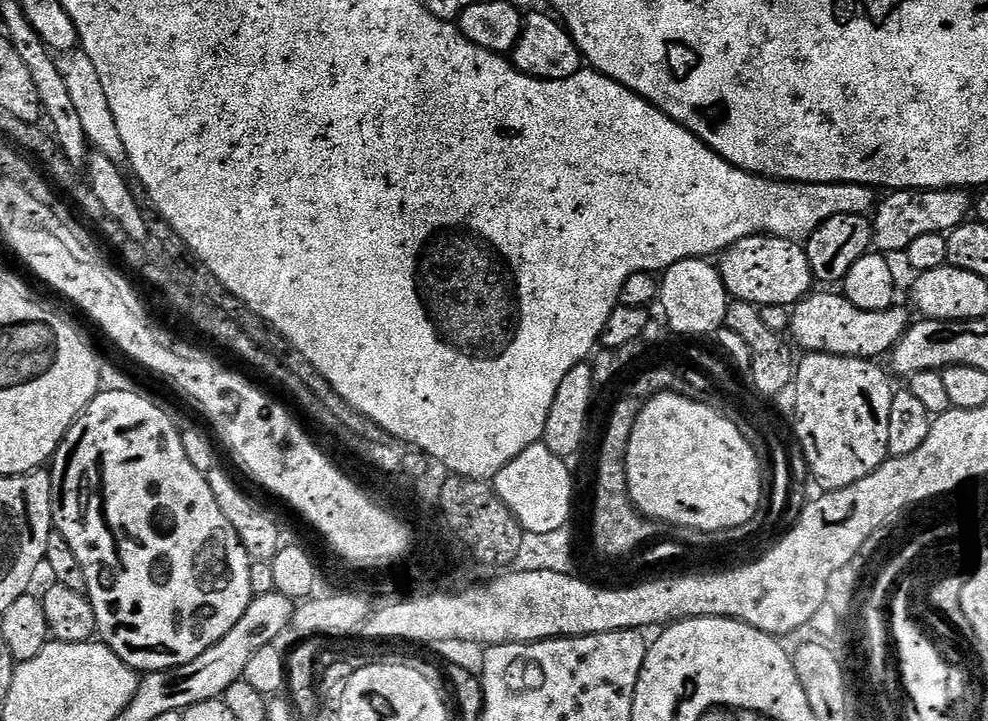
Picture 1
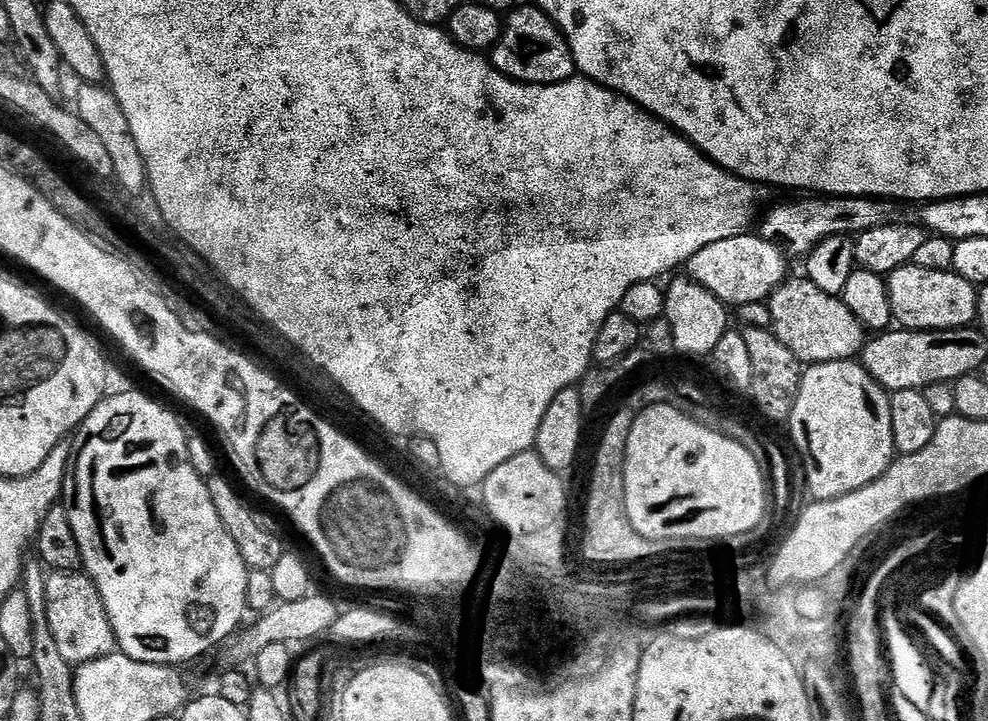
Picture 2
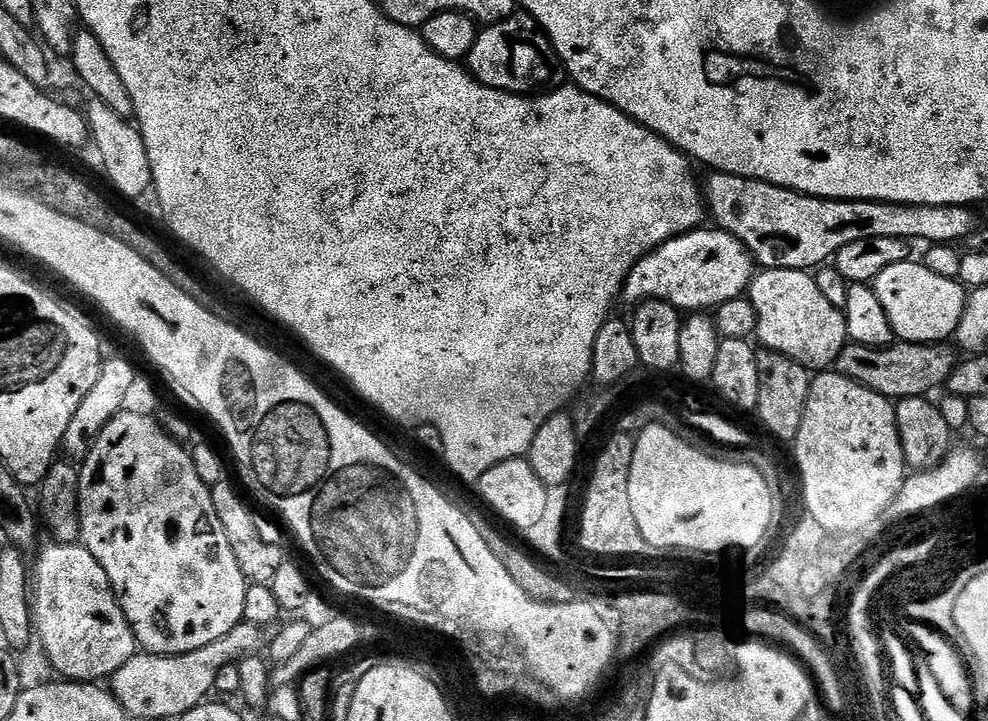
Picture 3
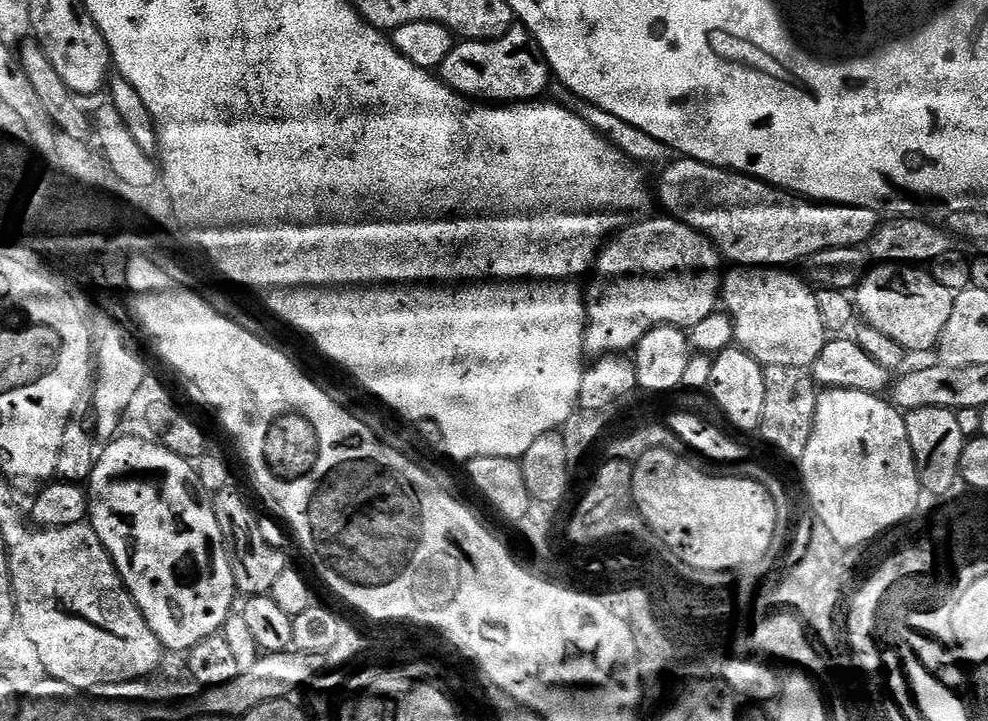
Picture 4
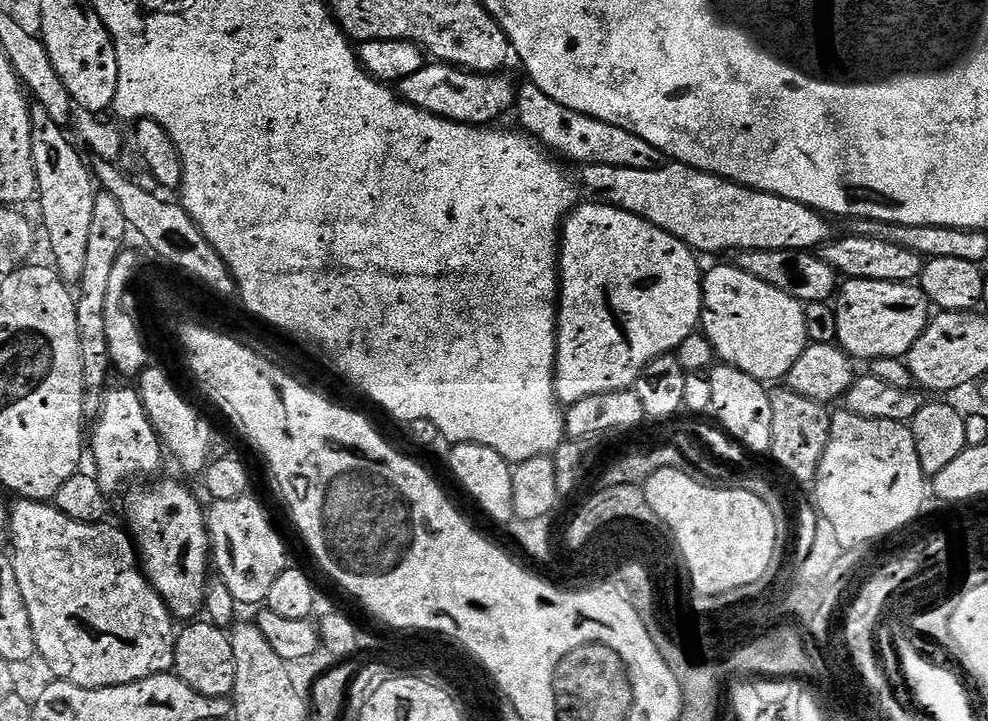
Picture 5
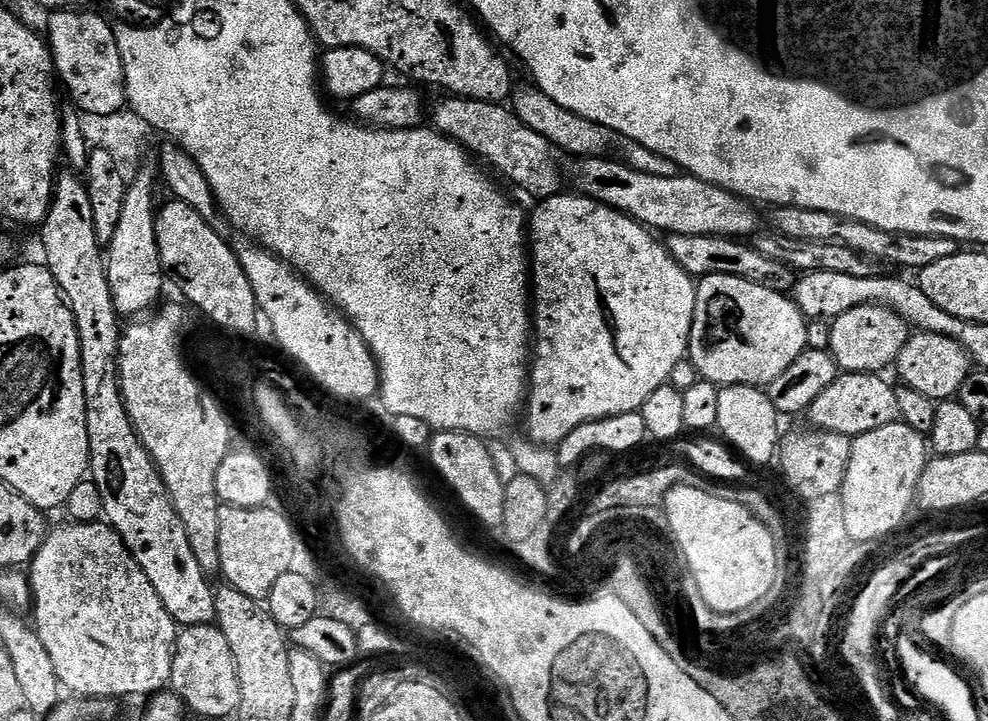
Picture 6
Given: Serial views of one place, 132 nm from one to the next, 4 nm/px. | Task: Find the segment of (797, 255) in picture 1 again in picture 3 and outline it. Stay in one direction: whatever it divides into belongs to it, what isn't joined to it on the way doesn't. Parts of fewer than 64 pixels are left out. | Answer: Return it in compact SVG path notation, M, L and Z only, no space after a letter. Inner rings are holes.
M701 226L695 232L676 236L640 259L624 283L623 303L635 306L646 300L661 300L685 313L696 314L745 295L754 275L752 255L738 238L709 228Z

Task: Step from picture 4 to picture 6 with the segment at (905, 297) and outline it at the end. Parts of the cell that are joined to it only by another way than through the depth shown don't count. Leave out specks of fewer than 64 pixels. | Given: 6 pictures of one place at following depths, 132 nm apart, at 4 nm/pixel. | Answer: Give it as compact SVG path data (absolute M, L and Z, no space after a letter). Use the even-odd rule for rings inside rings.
M867 304L866 306L858 306L854 310L846 310L846 314L842 314L838 319L831 321L831 326L832 346L830 351L833 358L836 359L837 369L844 372L880 374L885 371L883 368L891 369L900 356L902 346L906 346L910 335L910 325L898 314L894 314L888 308L883 308L881 304Z

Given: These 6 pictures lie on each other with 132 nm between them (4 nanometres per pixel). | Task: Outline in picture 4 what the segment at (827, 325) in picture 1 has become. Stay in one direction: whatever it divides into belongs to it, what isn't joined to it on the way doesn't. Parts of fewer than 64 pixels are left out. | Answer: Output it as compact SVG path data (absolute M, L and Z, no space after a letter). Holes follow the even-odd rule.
M736 266L731 270L733 272L729 276L727 273L722 280L722 304L732 318L735 343L765 366L777 364L803 368L812 365L814 358L822 354L822 346L830 339L822 310L818 308L816 292L803 279L800 281L798 277L791 276L788 270L777 270L772 266Z

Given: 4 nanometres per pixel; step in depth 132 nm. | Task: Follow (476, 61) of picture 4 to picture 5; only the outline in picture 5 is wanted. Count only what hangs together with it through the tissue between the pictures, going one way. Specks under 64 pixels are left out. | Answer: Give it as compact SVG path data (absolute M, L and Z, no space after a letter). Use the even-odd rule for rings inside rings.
M443 62L425 63L418 74L410 74L410 78L399 81L398 91L404 99L416 108L433 112L447 120L456 120L459 124L488 126L499 118L503 112L513 111L517 81L512 81L504 74L493 74L488 70L469 70L457 68L454 64Z

